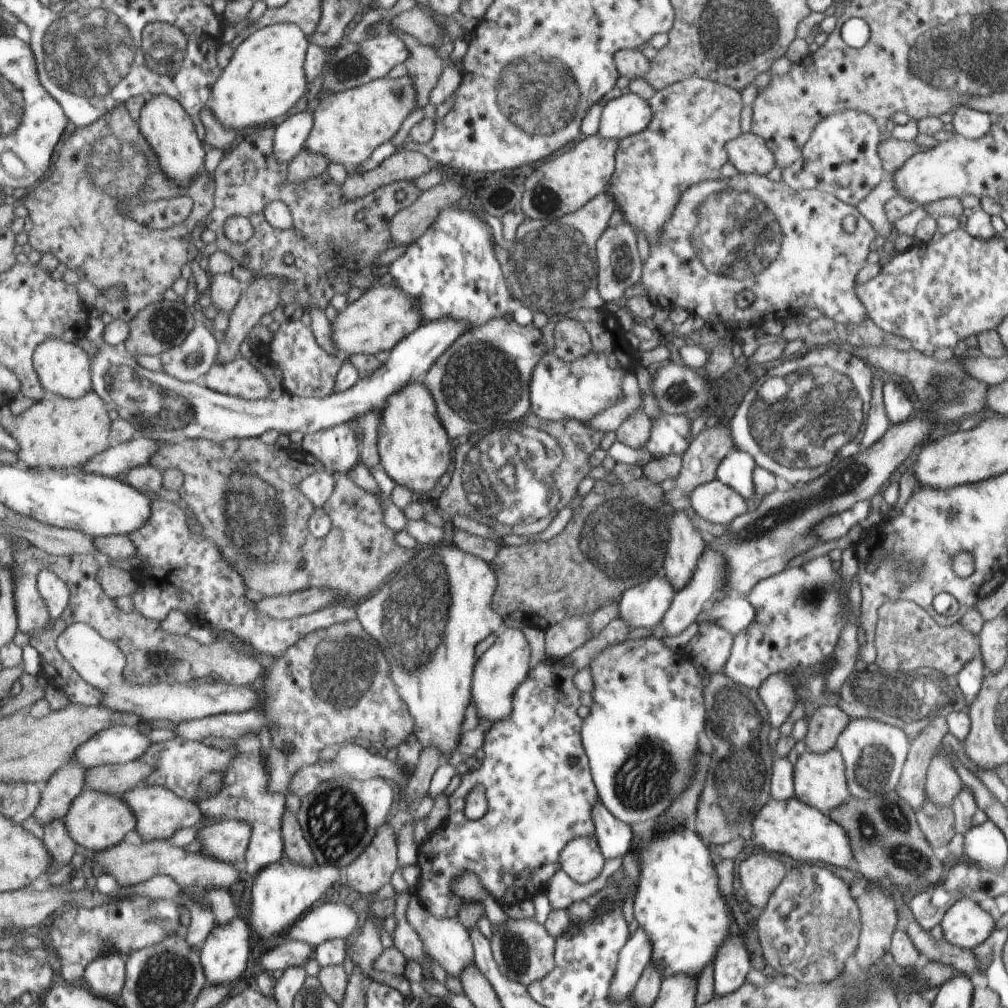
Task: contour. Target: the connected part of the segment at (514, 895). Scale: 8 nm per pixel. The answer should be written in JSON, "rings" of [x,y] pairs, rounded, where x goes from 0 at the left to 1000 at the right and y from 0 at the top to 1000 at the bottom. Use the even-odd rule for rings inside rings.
{"rings":[[[545,652],[538,655],[538,657],[534,658],[530,663],[526,663],[525,674],[514,683],[512,690],[510,690],[509,709],[506,710],[504,714],[498,714],[496,718],[490,718],[486,724],[481,726],[479,745],[482,748],[482,751],[478,754],[476,762],[472,762],[472,764],[458,769],[456,780],[450,784],[450,787],[445,792],[446,807],[444,808],[444,811],[431,823],[427,831],[421,834],[416,841],[416,856],[414,856],[414,858],[417,861],[418,868],[415,877],[413,878],[414,885],[412,888],[416,895],[425,903],[427,909],[430,909],[431,911],[453,911],[457,898],[462,897],[462,895],[458,894],[446,884],[446,877],[452,869],[463,864],[470,865],[476,871],[482,884],[492,894],[498,897],[498,899],[520,894],[520,891],[528,891],[528,889],[534,887],[534,885],[542,879],[544,873],[546,874],[551,866],[557,862],[557,845],[567,835],[567,833],[585,828],[588,830],[591,829],[591,821],[588,816],[588,807],[586,806],[586,802],[587,799],[591,800],[595,788],[592,786],[591,776],[588,774],[587,763],[584,761],[584,751],[580,747],[580,741],[576,734],[578,713],[575,712],[571,705],[576,699],[574,694],[576,687],[568,678],[571,666],[572,665],[570,665],[567,660],[563,661],[561,659],[560,655],[549,655]],[[567,750],[574,753],[571,760],[567,760],[564,757],[564,753],[567,752]],[[475,778],[479,779],[481,782],[484,804],[475,813],[466,813],[462,812],[460,808],[462,790]]]}

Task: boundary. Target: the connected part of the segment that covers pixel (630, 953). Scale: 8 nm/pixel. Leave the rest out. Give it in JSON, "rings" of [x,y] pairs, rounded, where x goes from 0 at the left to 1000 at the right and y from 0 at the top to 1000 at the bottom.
{"rings":[[[631,919],[624,935],[616,940],[607,976],[609,995],[616,995],[621,989],[625,990],[633,971],[647,952],[647,947],[646,931],[639,921]]]}

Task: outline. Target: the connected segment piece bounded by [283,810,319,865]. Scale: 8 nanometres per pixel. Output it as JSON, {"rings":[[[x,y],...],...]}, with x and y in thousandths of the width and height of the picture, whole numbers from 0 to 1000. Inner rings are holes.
{"rings":[[[284,804],[282,810],[282,832],[284,849],[294,856],[316,858],[313,847],[303,829],[297,810],[290,804]]]}

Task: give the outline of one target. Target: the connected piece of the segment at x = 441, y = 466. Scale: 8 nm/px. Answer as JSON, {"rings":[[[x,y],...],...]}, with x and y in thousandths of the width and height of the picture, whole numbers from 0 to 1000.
{"rings":[[[420,379],[406,380],[389,391],[378,407],[374,446],[378,462],[392,479],[408,488],[425,489],[446,462],[448,440],[444,437],[430,391]]]}

